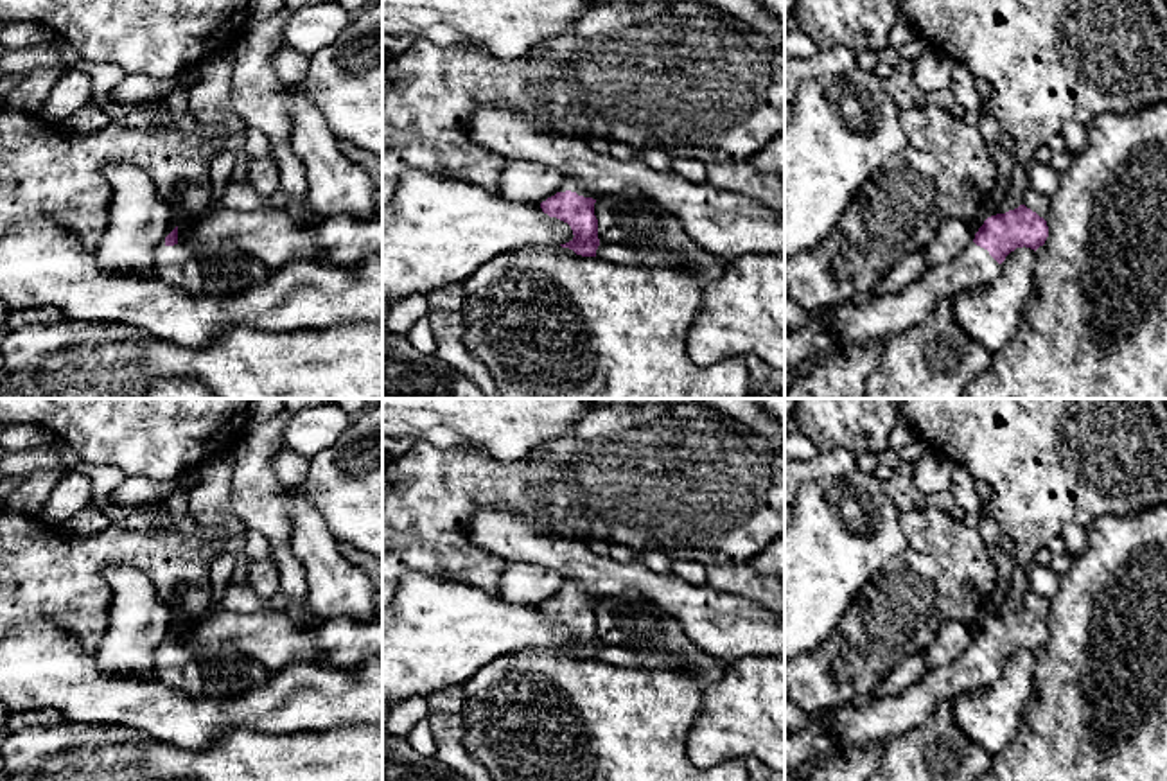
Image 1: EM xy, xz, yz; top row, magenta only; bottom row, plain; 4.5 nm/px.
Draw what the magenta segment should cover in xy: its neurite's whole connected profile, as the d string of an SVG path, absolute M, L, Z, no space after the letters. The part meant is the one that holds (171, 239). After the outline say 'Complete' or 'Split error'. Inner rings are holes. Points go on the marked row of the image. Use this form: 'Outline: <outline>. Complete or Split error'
Outline: M178 226L154 250L156 276L190 294L203 293L199 257L178 237Z. Split error

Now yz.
Outline: M1025 205L991 215L955 260L930 268L905 289L876 296L865 305L831 305L828 329L838 336L842 347L876 339L889 343L925 321L939 300L952 300L995 280L1011 251L1023 246L1036 251L1047 237L1047 221Z. Split error

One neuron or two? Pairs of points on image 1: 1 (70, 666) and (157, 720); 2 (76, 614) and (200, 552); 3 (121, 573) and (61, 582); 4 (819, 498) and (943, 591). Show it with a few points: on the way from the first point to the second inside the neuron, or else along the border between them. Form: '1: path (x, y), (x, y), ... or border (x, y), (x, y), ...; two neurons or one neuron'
1: path (92, 688), (101, 697), (135, 702); one neuron
2: path (85, 577), (110, 552), (162, 552); one neuron
3: border (137, 566), (106, 568), (108, 616); two neurons
4: border (900, 514), (905, 548), (869, 579); two neurons

